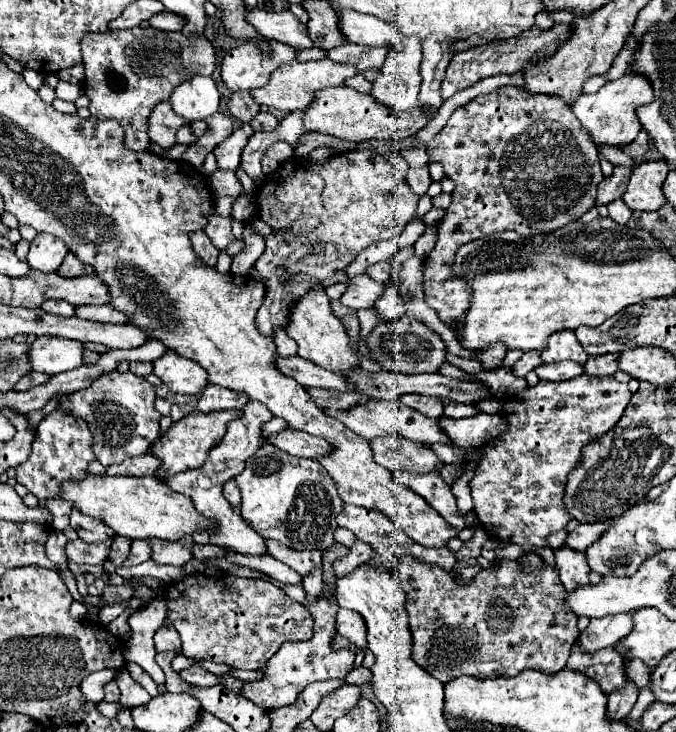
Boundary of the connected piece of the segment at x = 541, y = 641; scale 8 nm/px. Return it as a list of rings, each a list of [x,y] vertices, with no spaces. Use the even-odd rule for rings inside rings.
[[[411,556],[399,562],[399,584],[409,600],[409,626],[413,634],[413,660],[433,678],[447,684],[459,676],[503,678],[517,676],[523,670],[557,674],[565,668],[571,642],[579,638],[577,614],[563,606],[565,588],[555,566],[543,564],[537,572],[523,572],[519,560],[497,560],[489,572],[481,570],[469,584],[459,584],[439,566],[423,564]]]

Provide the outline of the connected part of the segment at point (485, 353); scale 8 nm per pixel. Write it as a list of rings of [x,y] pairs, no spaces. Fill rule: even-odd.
[[[495,344],[495,346],[489,346],[487,350],[477,350],[477,360],[481,362],[483,370],[497,370],[503,366],[505,354],[507,354],[507,346]]]

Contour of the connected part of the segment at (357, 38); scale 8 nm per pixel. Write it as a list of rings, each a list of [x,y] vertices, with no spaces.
[[[337,10],[339,30],[343,30],[347,42],[365,46],[389,46],[393,36],[399,32],[389,24],[371,14],[359,14],[355,10]]]

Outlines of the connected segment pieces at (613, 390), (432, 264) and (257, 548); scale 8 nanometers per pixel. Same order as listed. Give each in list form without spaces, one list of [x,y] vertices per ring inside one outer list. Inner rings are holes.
[[[589,374],[565,382],[539,380],[537,386],[527,388],[511,398],[507,396],[501,410],[501,414],[507,414],[507,434],[503,438],[495,438],[495,442],[487,442],[487,446],[481,446],[477,468],[469,480],[473,512],[477,514],[481,526],[487,530],[489,538],[513,544],[545,546],[545,538],[551,532],[565,528],[569,522],[569,514],[563,506],[567,476],[581,460],[581,448],[589,442],[589,438],[597,438],[611,430],[619,422],[629,400],[631,390],[627,384],[617,382],[613,376],[591,378]]]
[[[505,86],[499,88],[495,92],[495,98],[475,98],[467,103],[467,106],[461,106],[453,112],[453,116],[449,118],[447,126],[433,138],[431,144],[427,144],[427,154],[429,154],[429,162],[439,162],[445,168],[445,174],[455,182],[455,190],[451,194],[451,206],[447,208],[445,216],[439,220],[437,224],[437,242],[435,248],[429,252],[429,256],[423,262],[423,292],[425,292],[425,302],[437,312],[439,320],[445,322],[447,326],[451,326],[455,330],[455,322],[459,322],[459,318],[463,318],[465,310],[467,310],[467,302],[471,302],[472,289],[465,283],[461,276],[456,276],[451,270],[451,264],[455,260],[455,254],[459,250],[459,246],[479,240],[479,238],[489,238],[497,232],[505,232],[505,230],[513,230],[517,232],[521,238],[533,238],[539,234],[551,234],[563,226],[567,226],[569,222],[575,222],[581,218],[581,214],[585,214],[593,204],[595,204],[595,194],[597,194],[597,186],[603,180],[601,174],[601,166],[599,166],[599,152],[595,148],[595,144],[589,140],[587,132],[579,126],[575,114],[571,112],[571,108],[563,102],[563,98],[559,96],[545,96],[545,94],[527,94],[515,86]]]
[[[249,400],[243,416],[233,420],[227,428],[227,434],[223,436],[223,440],[209,452],[207,462],[201,468],[193,468],[193,470],[185,470],[181,474],[175,474],[171,478],[167,478],[167,486],[187,498],[193,500],[195,508],[209,520],[217,522],[215,532],[211,534],[209,544],[215,546],[229,546],[241,554],[265,554],[265,538],[259,536],[255,530],[251,530],[251,526],[247,526],[247,522],[243,522],[243,518],[229,506],[229,502],[223,496],[223,484],[231,478],[235,478],[239,472],[243,472],[243,466],[247,462],[247,458],[251,458],[259,446],[263,444],[261,440],[261,426],[265,422],[269,422],[273,418],[273,414],[267,410],[267,406],[263,406],[261,402]]]

